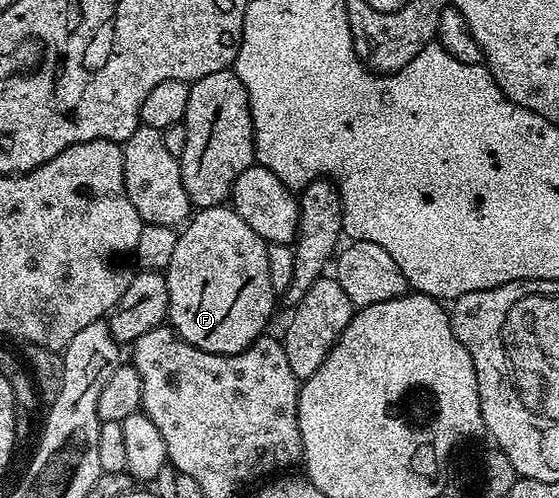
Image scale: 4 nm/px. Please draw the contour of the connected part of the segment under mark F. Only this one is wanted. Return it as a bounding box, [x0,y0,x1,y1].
[166,205,277,355]

